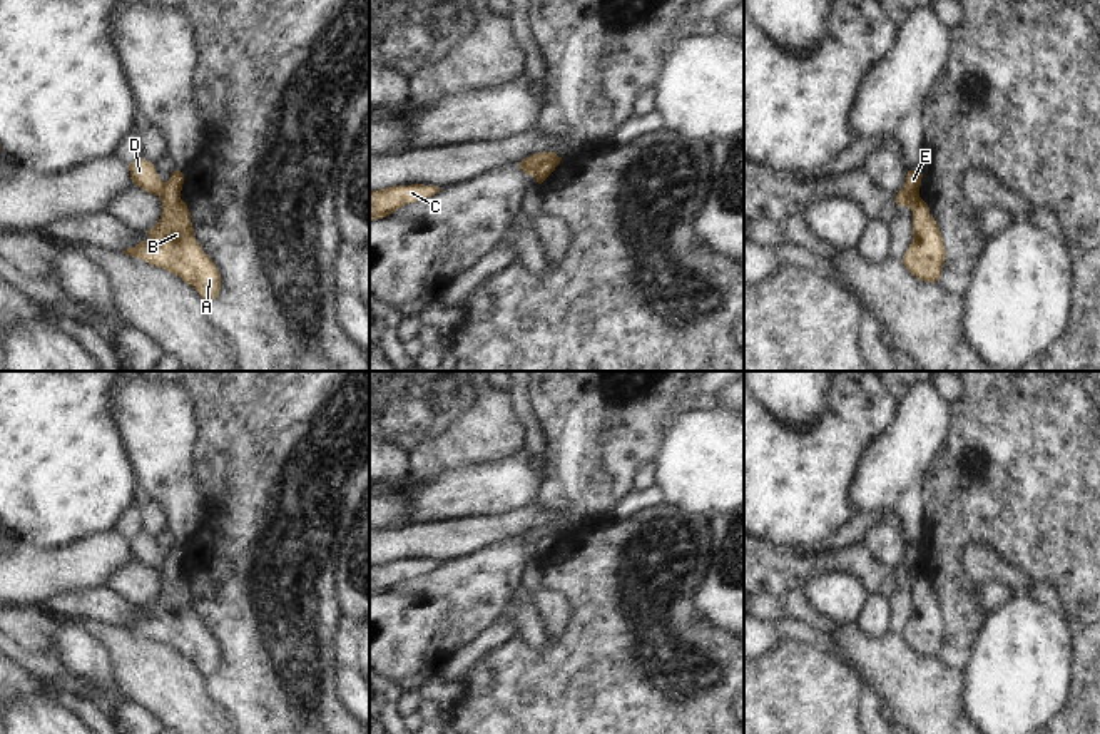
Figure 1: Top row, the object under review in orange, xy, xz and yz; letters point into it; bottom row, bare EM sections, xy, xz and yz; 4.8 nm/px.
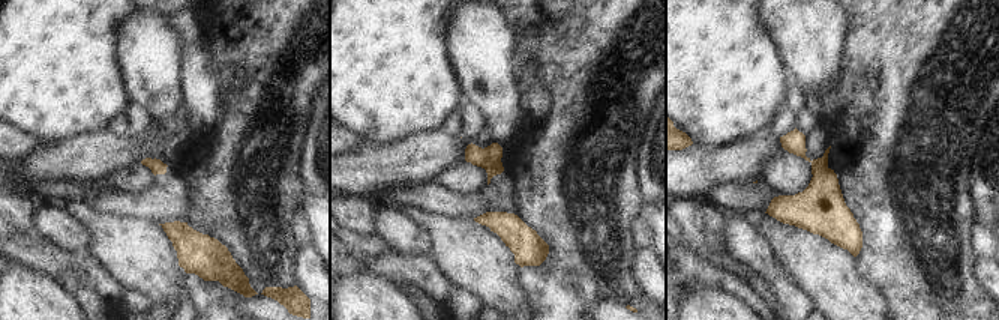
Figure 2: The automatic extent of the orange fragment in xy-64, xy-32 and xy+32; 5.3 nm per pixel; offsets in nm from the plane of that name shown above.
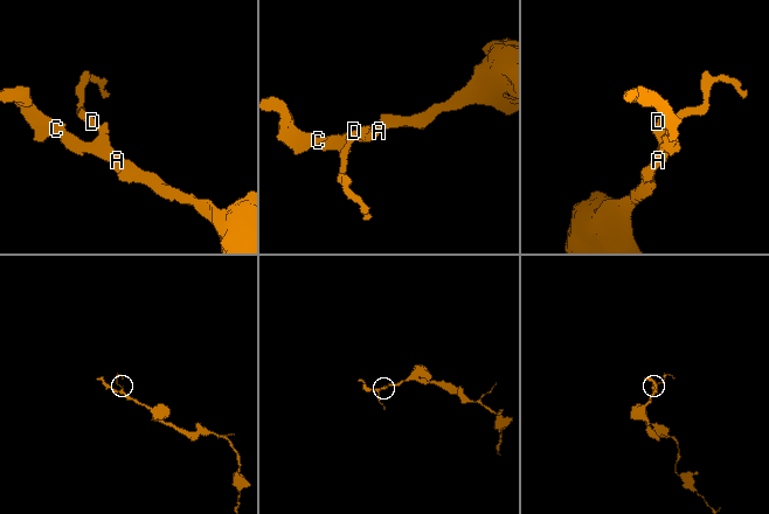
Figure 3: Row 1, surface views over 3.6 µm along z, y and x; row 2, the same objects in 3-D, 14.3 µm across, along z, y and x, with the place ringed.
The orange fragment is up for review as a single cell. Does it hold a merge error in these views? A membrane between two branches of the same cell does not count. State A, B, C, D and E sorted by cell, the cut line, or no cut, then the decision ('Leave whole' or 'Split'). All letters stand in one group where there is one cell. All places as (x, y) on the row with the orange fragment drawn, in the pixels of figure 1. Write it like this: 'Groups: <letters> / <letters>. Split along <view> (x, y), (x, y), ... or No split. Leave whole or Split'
Groups: A B C / D E. Split along xy (157, 194), (169, 186), (174, 196), (181, 199). Split.

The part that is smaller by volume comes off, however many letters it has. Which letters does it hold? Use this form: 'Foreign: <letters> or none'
Foreign: D, E

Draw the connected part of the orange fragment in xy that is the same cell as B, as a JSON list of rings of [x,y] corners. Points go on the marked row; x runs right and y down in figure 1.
[[[171,186],[159,194],[159,199],[162,214],[159,222],[147,231],[149,239],[124,252],[179,276],[202,296],[204,303],[216,299],[221,274],[194,237],[187,204],[176,199]]]

